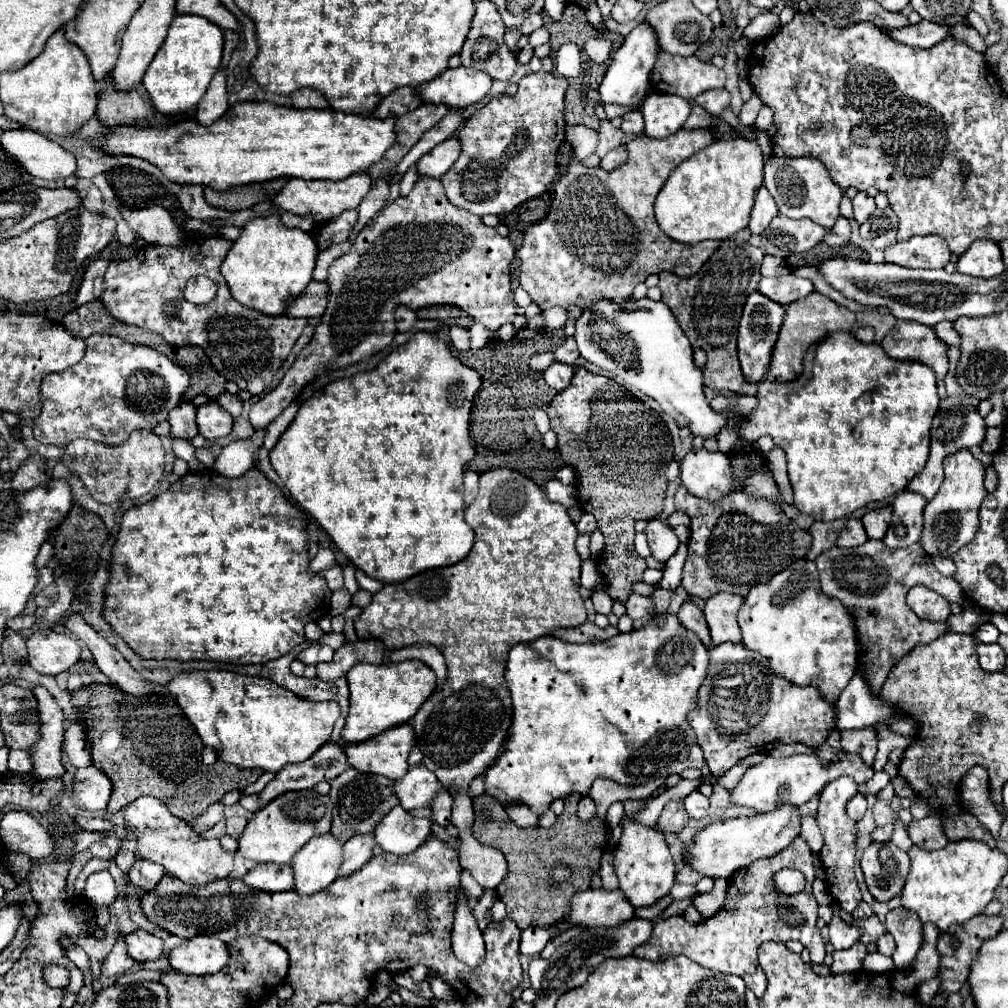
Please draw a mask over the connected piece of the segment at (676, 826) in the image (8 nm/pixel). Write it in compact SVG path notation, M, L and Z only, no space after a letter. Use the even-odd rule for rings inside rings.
M677 800L677 802L671 802L667 804L667 808L663 808L657 824L655 824L655 830L659 830L661 834L677 834L681 832L689 822L689 816L683 808L683 800Z

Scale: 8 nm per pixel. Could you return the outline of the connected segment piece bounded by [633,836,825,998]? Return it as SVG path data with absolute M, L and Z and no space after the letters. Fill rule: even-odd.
M797 836L779 854L757 860L755 864L733 874L729 882L727 904L713 918L707 918L705 922L699 922L699 924L689 924L681 916L671 916L667 920L661 920L655 924L651 940L635 948L633 954L637 958L647 958L651 962L661 962L671 956L683 954L705 968L741 976L747 988L753 990L757 998L761 998L767 988L767 976L757 962L757 948L765 940L775 940L775 942L799 940L811 952L813 964L823 964L825 944L823 944L819 928L815 926L817 924L817 900L812 892L813 880L815 880L813 854L809 846L805 844L805 840ZM783 868L795 868L805 874L807 878L805 892L795 894L795 896L779 896L771 888L773 874Z

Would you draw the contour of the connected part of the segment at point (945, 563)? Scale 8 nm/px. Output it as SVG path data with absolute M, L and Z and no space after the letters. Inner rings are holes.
M933 558L935 562L935 568L945 574L945 576L953 576L955 574L955 562L949 560L949 558Z

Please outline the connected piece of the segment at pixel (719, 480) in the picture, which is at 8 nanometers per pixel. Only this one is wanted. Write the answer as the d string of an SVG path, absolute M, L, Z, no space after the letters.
M689 450L679 468L683 486L697 498L715 502L731 492L731 464L727 454L719 450Z

